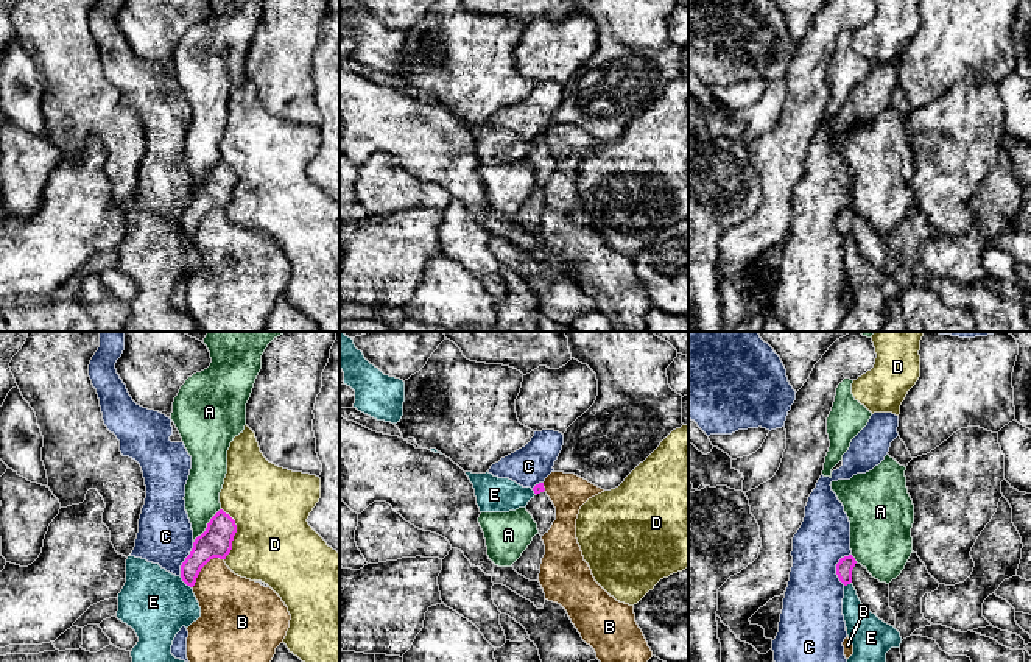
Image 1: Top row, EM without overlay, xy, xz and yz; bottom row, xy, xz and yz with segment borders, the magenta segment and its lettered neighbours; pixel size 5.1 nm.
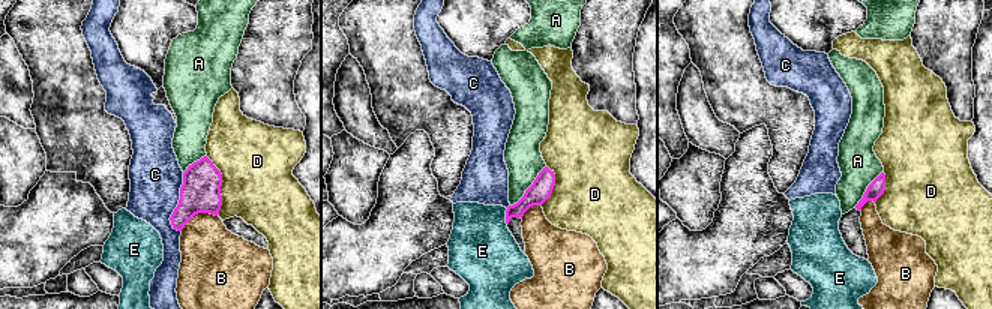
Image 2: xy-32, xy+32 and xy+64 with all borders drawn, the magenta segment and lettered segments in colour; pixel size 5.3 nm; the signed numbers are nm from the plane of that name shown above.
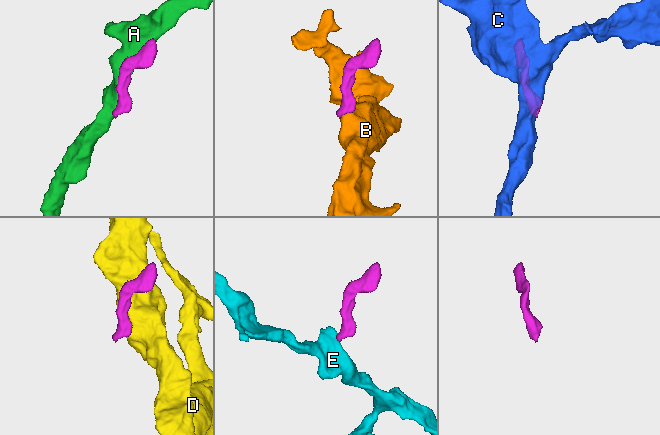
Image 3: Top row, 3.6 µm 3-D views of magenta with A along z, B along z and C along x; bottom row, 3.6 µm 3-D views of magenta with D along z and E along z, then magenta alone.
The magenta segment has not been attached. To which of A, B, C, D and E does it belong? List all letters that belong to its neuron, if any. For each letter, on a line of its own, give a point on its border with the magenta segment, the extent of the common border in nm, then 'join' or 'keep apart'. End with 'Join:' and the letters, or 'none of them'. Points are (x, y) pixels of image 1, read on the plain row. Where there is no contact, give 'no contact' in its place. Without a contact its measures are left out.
A: contact xy (207, 176); length 240 nm; keep apart
B: contact xy (203, 217); length 220 nm; keep apart
C: contact yz (837, 218); length 170 nm; keep apart
D: contact xy (234, 186); length 280 nm; keep apart
E: contact xy (186, 234); length 90 nm; keep apart
Join: none of them

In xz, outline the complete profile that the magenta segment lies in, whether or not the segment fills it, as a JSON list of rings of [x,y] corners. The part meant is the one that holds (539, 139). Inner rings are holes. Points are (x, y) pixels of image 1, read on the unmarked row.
[[[544,134],[533,139],[534,148],[528,153],[526,162],[537,174],[539,185],[544,187],[556,171],[556,159],[545,143]]]

